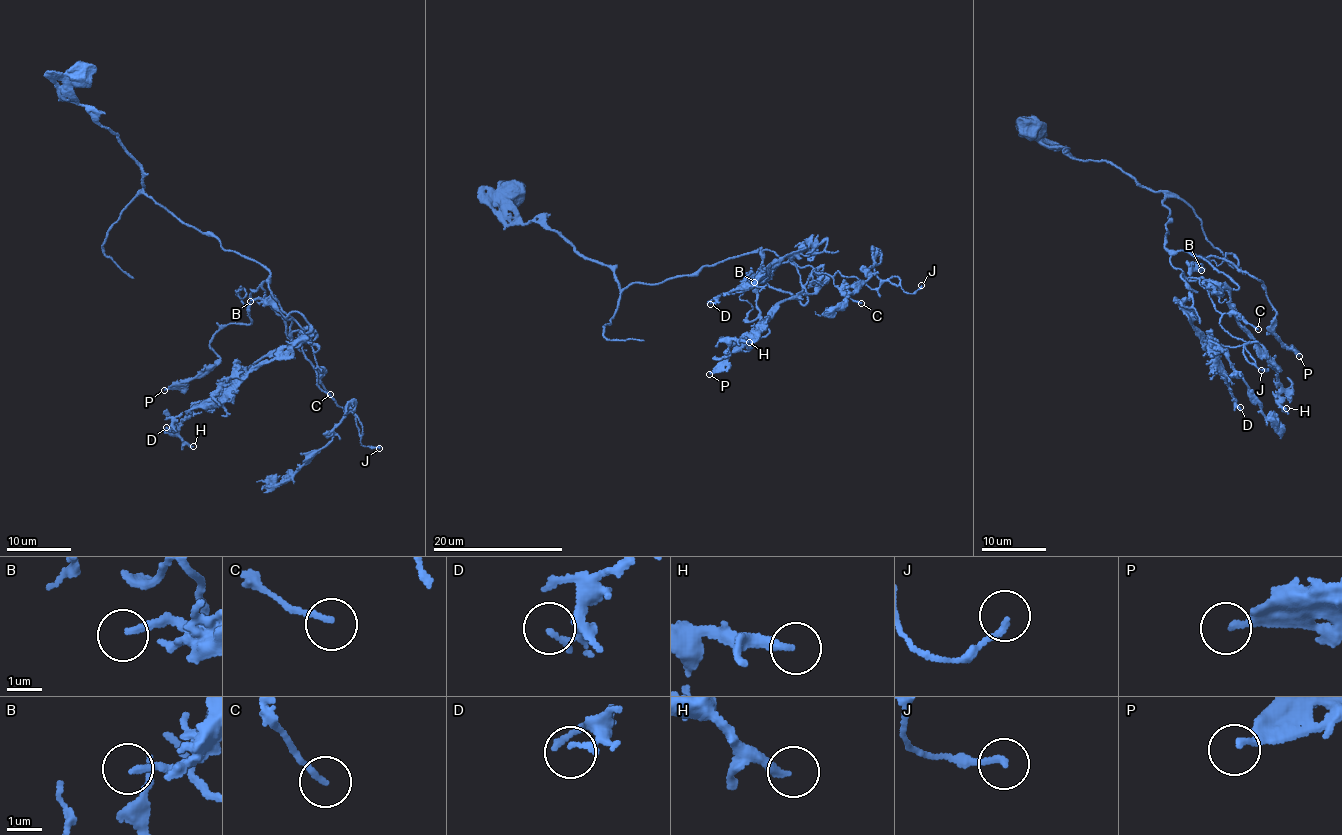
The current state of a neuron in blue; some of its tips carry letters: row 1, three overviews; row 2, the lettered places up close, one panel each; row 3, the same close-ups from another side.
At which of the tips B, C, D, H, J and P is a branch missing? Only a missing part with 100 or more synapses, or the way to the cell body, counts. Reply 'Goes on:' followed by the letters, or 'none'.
Goes on: none

